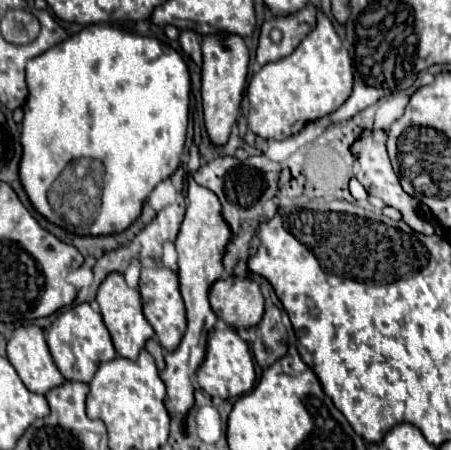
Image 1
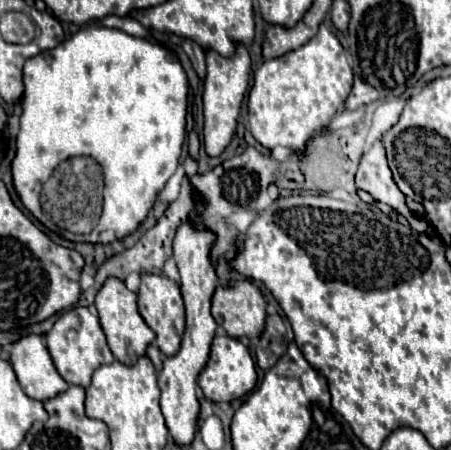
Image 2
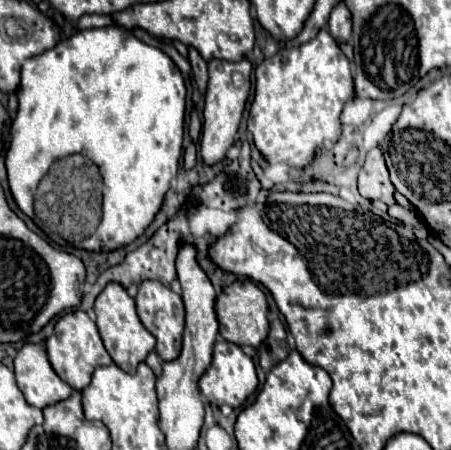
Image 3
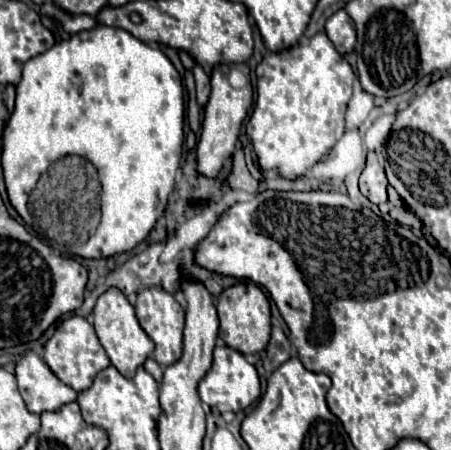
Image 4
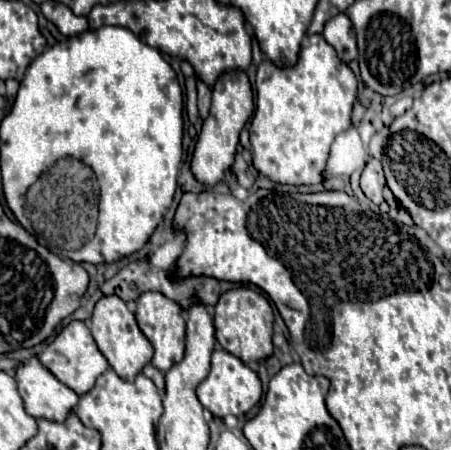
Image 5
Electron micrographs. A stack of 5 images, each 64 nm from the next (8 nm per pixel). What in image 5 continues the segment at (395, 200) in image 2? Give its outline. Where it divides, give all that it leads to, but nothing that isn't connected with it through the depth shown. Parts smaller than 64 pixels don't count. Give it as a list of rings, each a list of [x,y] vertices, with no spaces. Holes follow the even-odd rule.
[[[370,158],[368,164],[366,164],[366,168],[364,168],[364,172],[362,172],[360,188],[362,188],[362,192],[364,192],[374,204],[382,204],[382,202],[384,202],[384,196],[382,196],[384,186],[386,186],[386,178],[384,178],[380,160]]]

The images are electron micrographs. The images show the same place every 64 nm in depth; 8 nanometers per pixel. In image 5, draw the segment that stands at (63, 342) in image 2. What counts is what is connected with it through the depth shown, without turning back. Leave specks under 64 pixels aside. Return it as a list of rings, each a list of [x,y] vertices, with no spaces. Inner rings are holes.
[[[74,320],[68,326],[64,326],[60,330],[60,334],[56,334],[56,338],[46,346],[46,350],[38,358],[62,384],[72,388],[76,394],[88,392],[94,386],[96,378],[108,368],[108,360],[98,350],[98,346],[92,338],[92,332],[80,320]]]

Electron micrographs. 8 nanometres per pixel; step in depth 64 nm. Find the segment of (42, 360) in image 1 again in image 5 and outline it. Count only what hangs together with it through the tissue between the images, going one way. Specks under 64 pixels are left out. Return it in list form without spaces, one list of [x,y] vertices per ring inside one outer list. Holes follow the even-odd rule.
[[[36,356],[16,368],[16,382],[26,412],[34,418],[64,420],[78,404],[78,394],[42,366]]]

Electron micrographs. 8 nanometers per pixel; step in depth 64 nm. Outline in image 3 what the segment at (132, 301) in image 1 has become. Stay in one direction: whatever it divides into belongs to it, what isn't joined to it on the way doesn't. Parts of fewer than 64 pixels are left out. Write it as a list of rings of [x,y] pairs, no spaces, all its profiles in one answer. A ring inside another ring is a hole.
[[[108,282],[106,288],[98,294],[98,298],[94,302],[94,310],[96,310],[96,324],[100,330],[100,336],[104,340],[108,354],[112,356],[114,364],[124,368],[126,372],[134,372],[138,362],[146,360],[148,352],[156,344],[156,338],[144,328],[144,324],[140,324],[134,298],[126,292],[126,288],[122,284]]]

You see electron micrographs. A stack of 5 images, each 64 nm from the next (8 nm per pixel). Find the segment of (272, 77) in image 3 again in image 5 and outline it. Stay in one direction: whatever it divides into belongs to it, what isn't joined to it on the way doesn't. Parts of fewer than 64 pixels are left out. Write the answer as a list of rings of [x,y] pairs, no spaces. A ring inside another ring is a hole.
[[[322,34],[308,38],[302,46],[298,62],[294,66],[280,68],[272,60],[264,58],[256,76],[256,110],[250,122],[250,144],[254,156],[254,168],[280,184],[316,184],[322,180],[322,168],[326,164],[334,138],[350,126],[352,102],[356,98],[356,76],[336,56],[336,50],[324,40]]]

